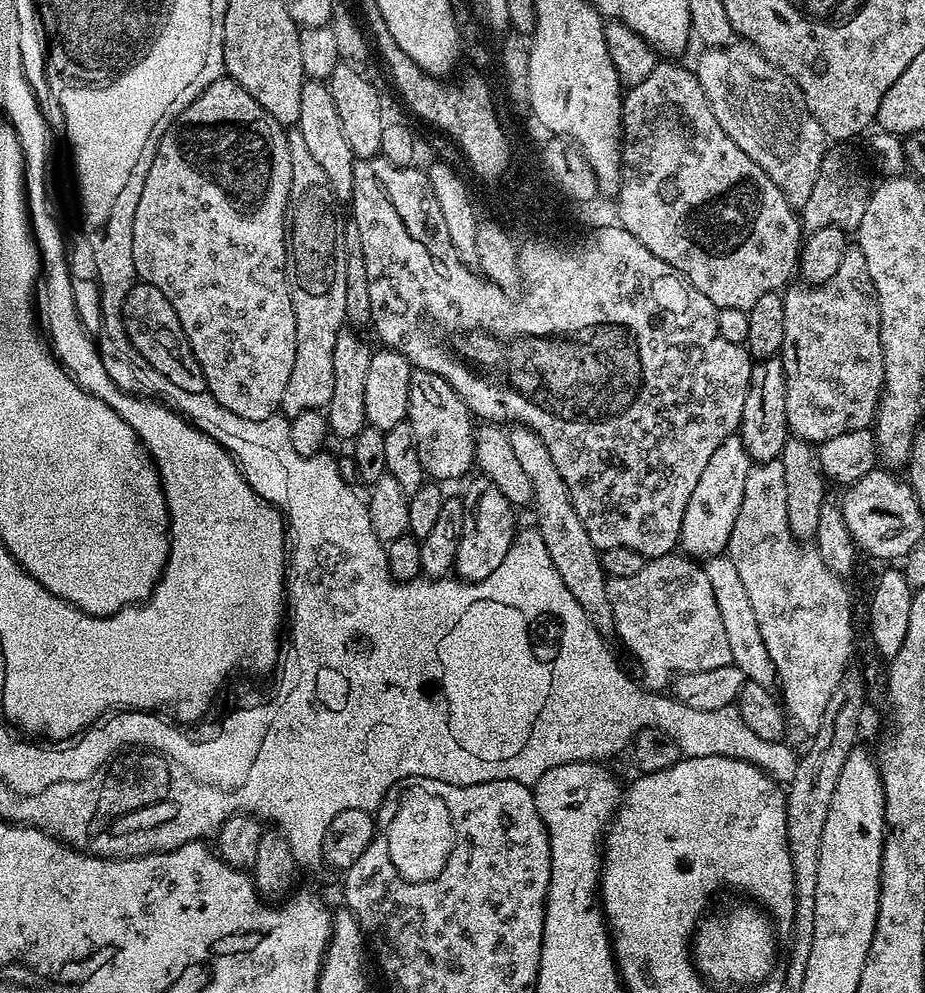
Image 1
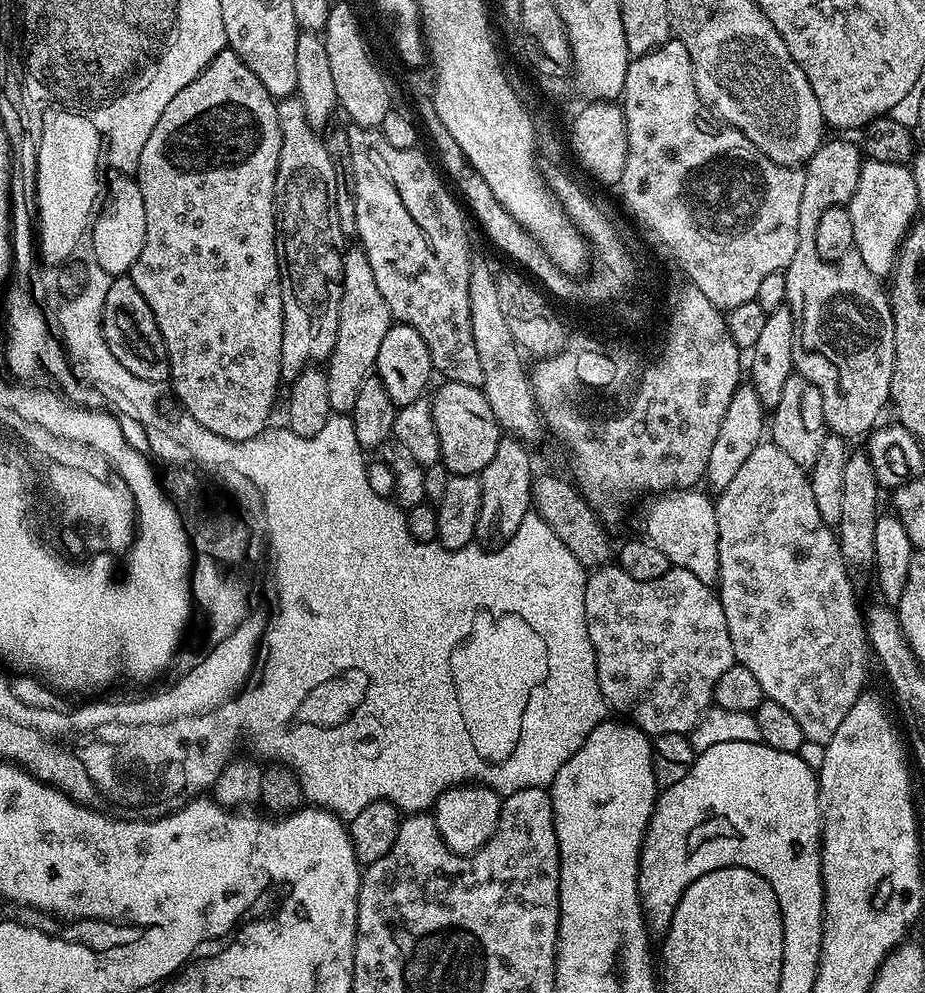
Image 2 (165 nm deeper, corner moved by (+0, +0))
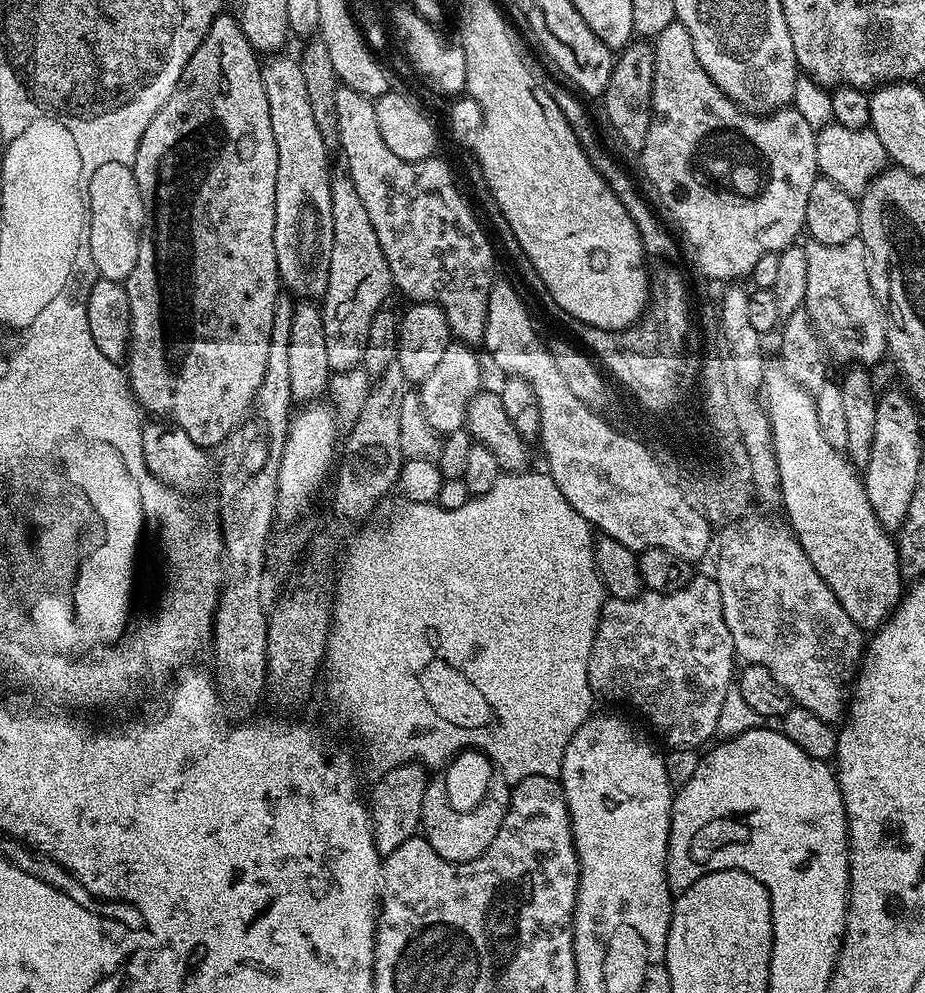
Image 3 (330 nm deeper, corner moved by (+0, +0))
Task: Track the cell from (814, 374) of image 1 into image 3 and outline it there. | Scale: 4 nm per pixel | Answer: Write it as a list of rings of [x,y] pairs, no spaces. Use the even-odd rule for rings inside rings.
[[[809,239],[807,243],[803,245],[806,254],[806,298],[803,309],[816,325],[816,333],[824,341],[825,349],[833,357],[836,355],[840,360],[848,360],[844,362],[855,362],[860,366],[873,366],[880,359],[885,359],[888,321],[880,299],[870,286],[868,251],[864,243],[826,246],[814,239]]]

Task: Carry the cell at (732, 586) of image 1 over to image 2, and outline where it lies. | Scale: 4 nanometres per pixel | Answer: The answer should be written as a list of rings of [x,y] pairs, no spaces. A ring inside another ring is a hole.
[[[677,490],[649,499],[652,501],[644,512],[643,535],[666,554],[669,565],[690,570],[694,578],[715,585],[720,578],[716,506],[707,491],[696,491],[700,490]]]

